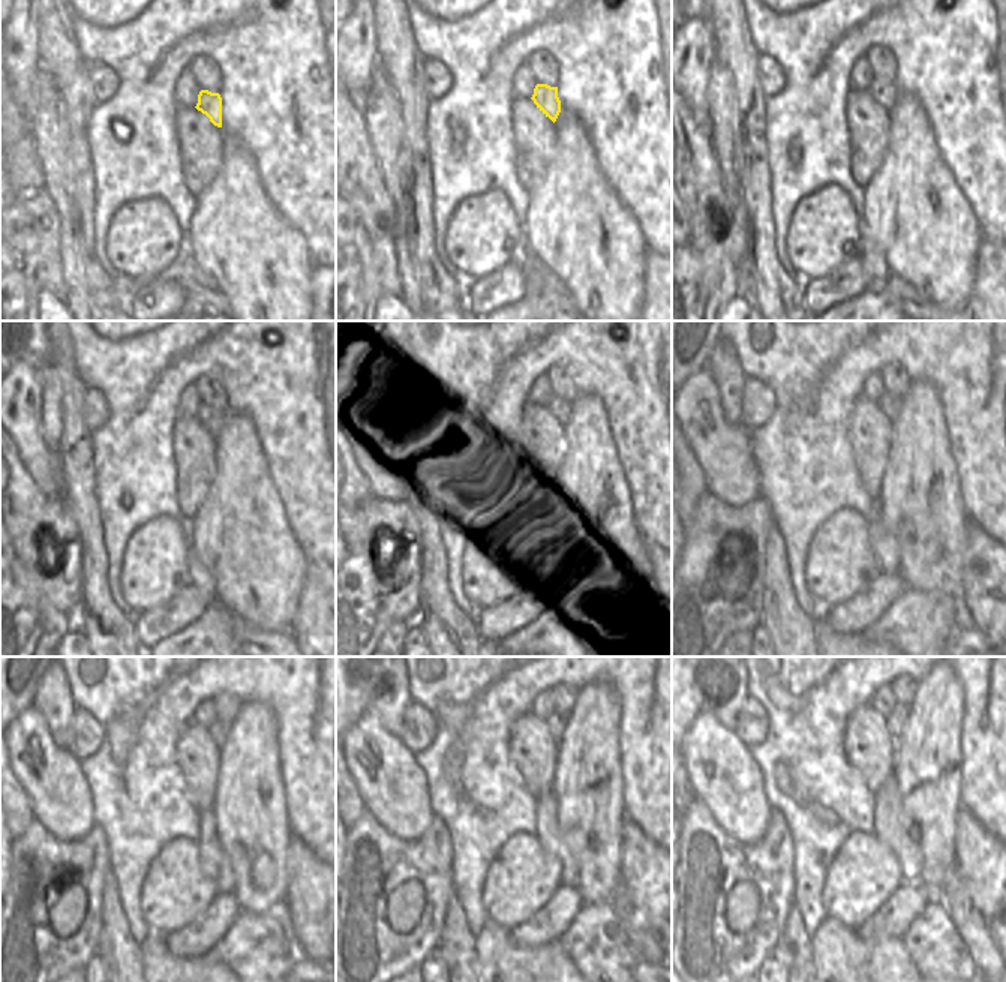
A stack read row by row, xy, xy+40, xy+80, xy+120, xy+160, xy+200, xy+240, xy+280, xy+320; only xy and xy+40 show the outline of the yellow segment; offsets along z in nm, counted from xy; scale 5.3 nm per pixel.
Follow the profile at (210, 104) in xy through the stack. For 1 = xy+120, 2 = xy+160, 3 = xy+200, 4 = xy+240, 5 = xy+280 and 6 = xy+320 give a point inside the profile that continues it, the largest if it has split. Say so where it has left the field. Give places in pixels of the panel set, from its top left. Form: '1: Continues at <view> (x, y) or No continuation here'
1: Continues at xy+120 (213, 420)
2: Continues at xy+160 (558, 408)
3: Continues at xy+200 (891, 405)
4: Continues at xy+240 (219, 730)
5: Continues at xy+280 (556, 723)
6: Continues at xy+320 (898, 715).

